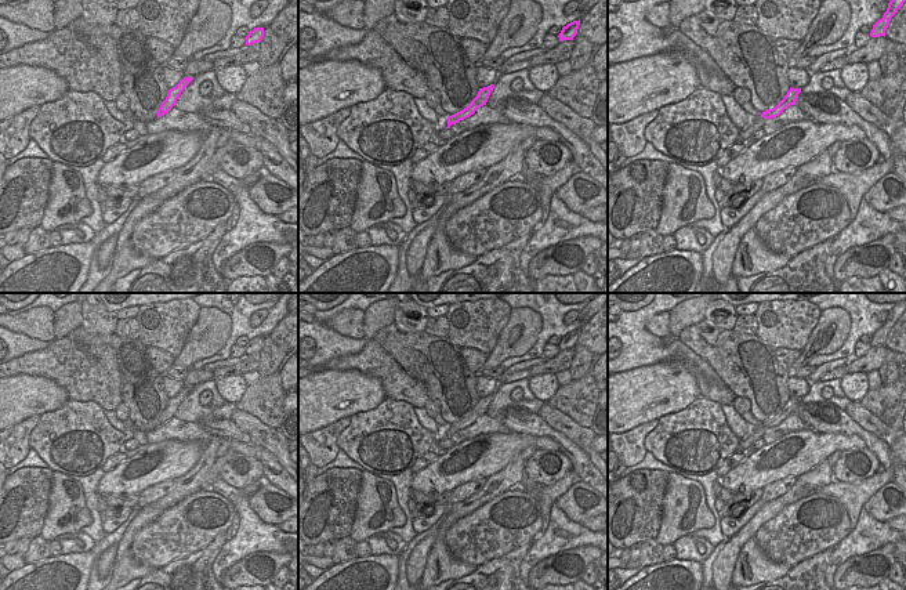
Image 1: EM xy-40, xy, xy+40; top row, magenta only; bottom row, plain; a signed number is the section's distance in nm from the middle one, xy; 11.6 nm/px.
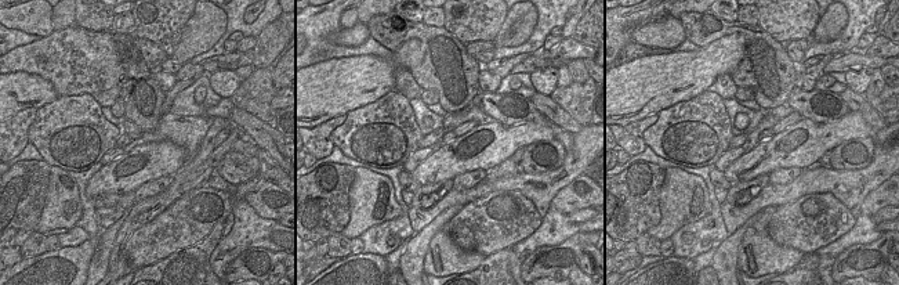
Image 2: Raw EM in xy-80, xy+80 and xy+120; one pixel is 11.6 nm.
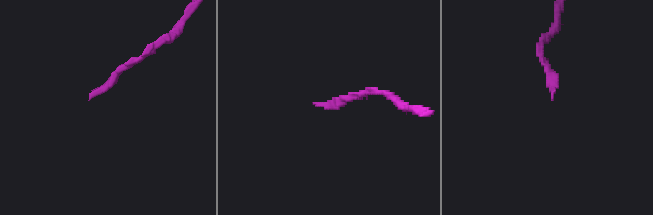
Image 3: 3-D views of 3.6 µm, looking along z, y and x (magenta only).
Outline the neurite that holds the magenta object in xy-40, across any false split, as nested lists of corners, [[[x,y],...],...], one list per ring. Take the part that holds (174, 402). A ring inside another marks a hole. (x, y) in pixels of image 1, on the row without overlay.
[[[184,387],[175,397],[168,399],[168,403],[166,409],[162,412],[159,420],[157,420],[157,427],[163,426],[167,423],[177,412],[180,408],[181,402],[185,399],[185,397],[193,390],[193,387]]]

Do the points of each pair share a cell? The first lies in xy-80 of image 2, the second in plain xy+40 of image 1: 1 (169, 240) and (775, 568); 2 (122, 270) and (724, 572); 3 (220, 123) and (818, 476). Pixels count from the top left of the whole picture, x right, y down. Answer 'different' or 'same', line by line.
1: different
2: different
3: same

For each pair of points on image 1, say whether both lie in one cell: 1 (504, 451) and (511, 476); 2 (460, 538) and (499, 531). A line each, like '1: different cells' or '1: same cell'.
1: different cells
2: same cell

